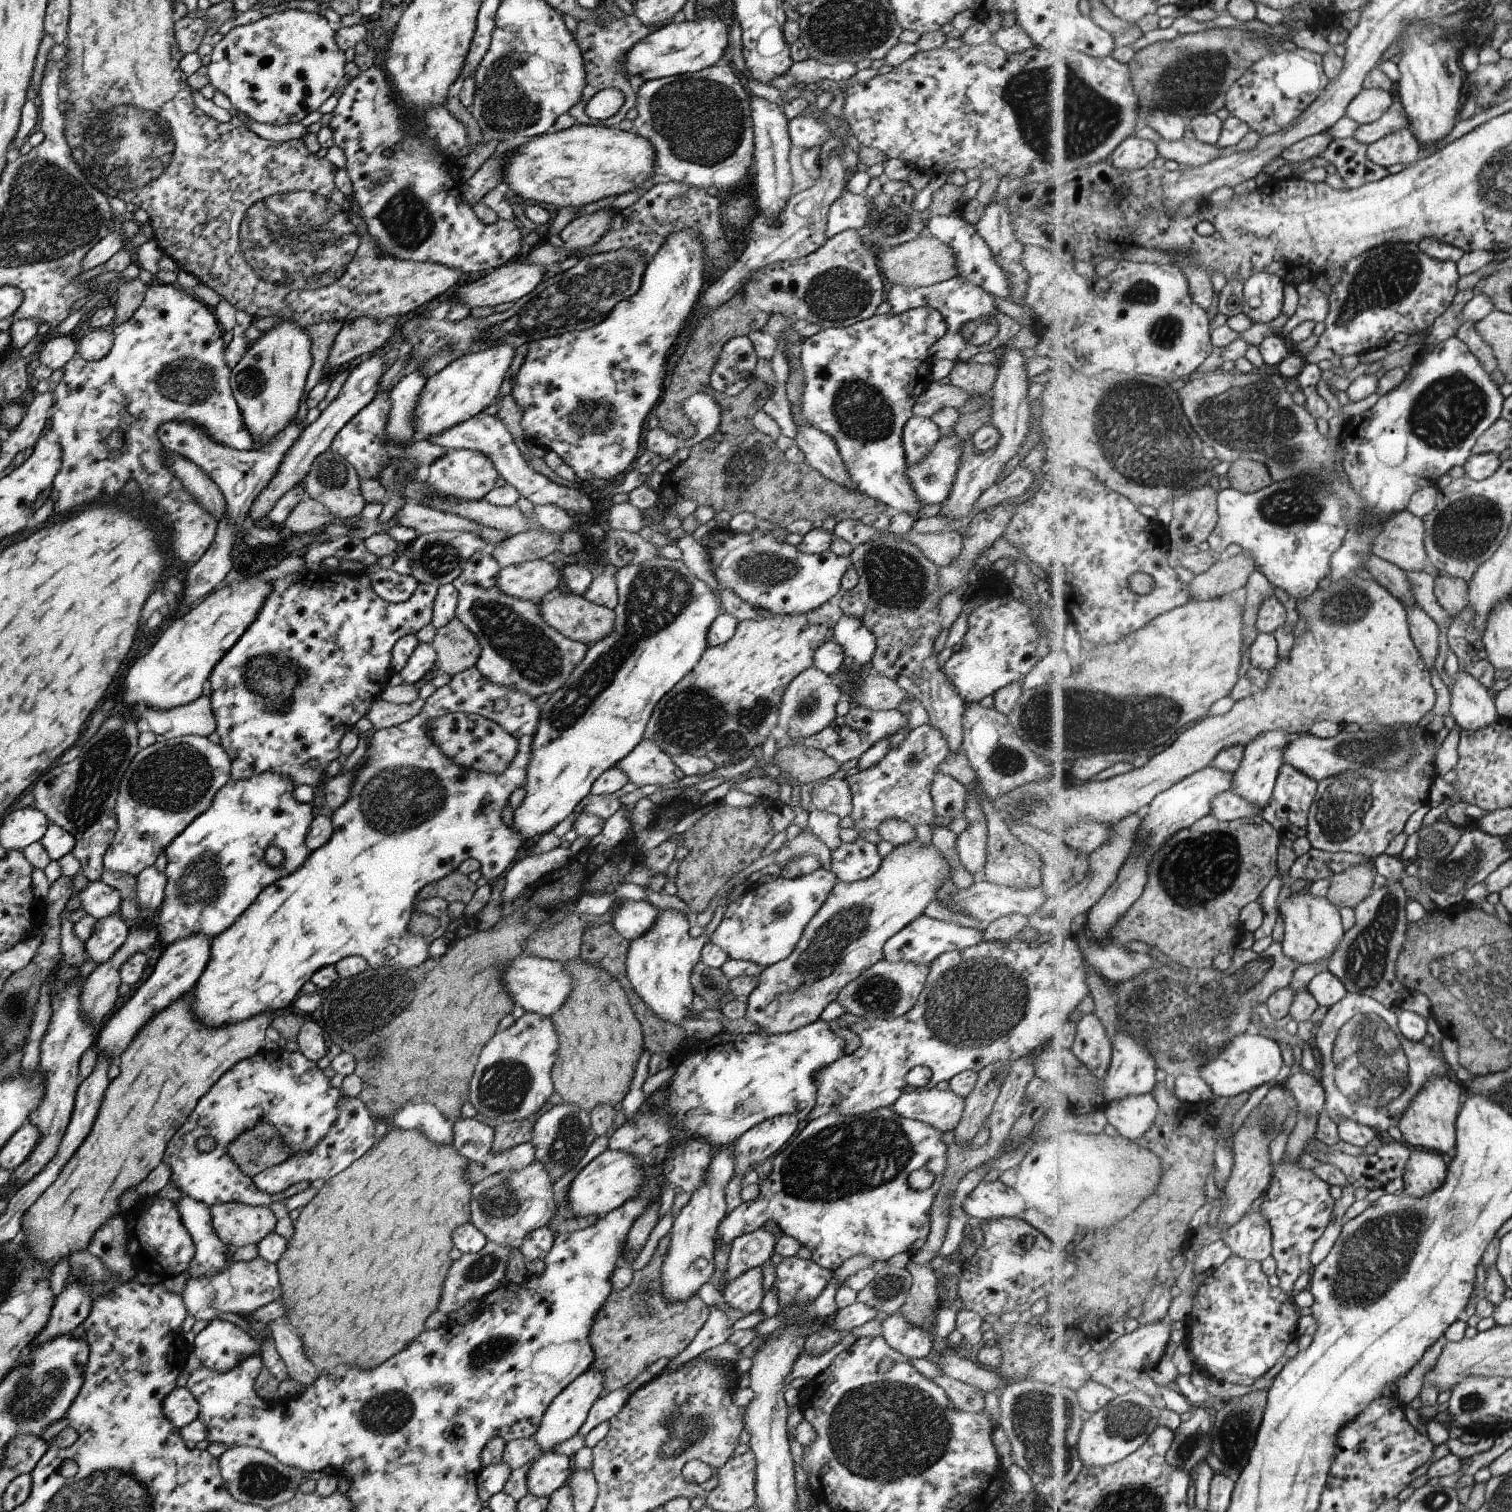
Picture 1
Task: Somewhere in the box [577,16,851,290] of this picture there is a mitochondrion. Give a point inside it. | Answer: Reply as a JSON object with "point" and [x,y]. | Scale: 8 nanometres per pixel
{"point":[702,121]}

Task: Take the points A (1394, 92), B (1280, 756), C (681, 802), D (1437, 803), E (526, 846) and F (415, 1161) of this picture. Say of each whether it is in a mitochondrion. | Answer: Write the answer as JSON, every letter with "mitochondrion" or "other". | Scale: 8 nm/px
{"A":"other","B":"other","C":"other","D":"other","E":"other","F":"other"}

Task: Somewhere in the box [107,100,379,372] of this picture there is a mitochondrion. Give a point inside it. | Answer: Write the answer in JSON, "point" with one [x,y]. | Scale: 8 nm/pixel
{"point":[297,241]}

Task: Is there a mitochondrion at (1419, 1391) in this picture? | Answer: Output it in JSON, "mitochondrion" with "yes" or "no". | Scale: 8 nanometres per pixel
{"mitochondrion":"no"}

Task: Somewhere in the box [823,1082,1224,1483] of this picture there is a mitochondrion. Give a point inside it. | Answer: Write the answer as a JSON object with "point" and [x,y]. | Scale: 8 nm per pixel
{"point":[1039,1418]}

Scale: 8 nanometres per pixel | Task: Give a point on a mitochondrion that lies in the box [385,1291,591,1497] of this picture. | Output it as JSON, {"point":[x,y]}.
{"point":[499,1347]}

